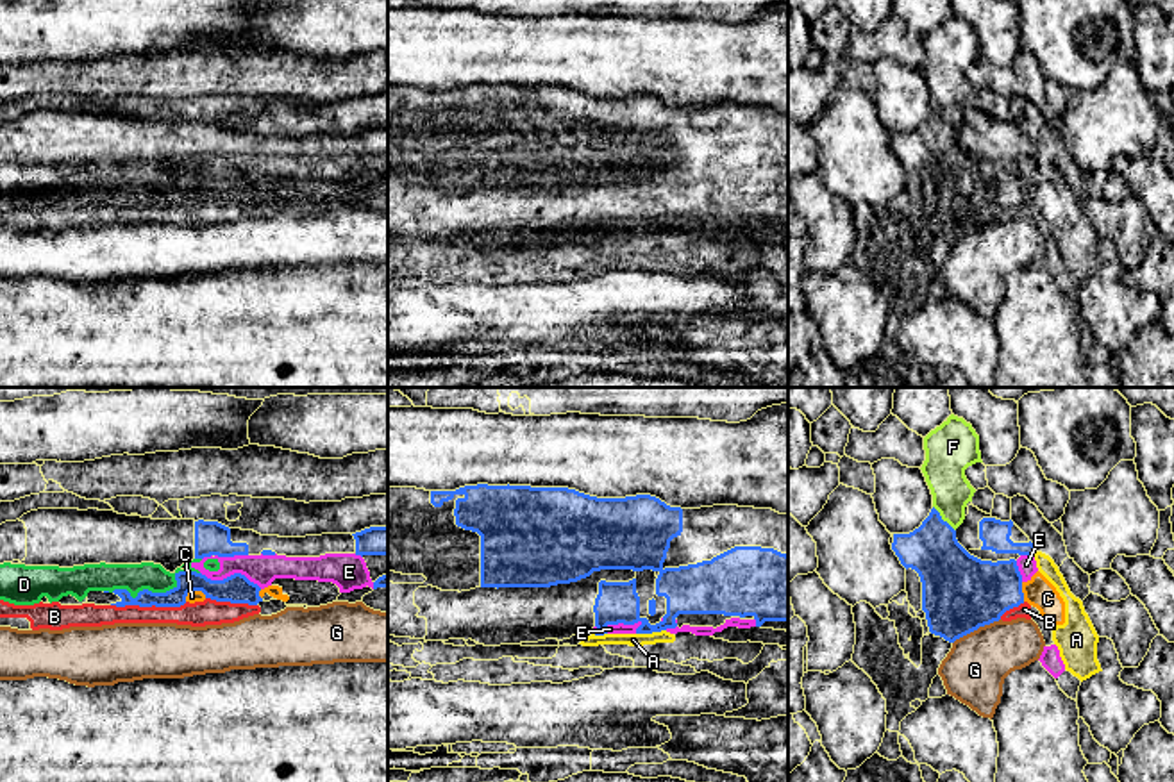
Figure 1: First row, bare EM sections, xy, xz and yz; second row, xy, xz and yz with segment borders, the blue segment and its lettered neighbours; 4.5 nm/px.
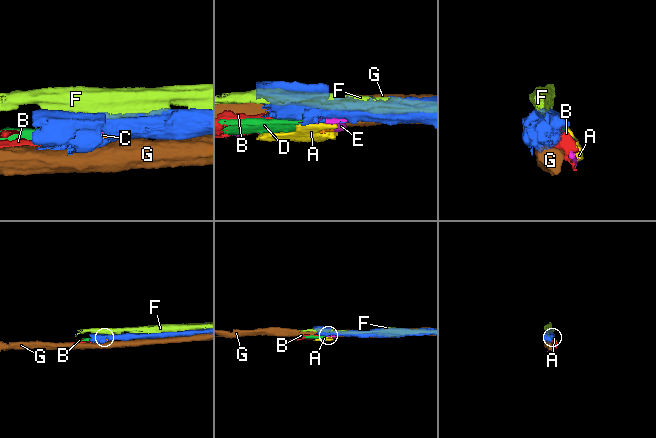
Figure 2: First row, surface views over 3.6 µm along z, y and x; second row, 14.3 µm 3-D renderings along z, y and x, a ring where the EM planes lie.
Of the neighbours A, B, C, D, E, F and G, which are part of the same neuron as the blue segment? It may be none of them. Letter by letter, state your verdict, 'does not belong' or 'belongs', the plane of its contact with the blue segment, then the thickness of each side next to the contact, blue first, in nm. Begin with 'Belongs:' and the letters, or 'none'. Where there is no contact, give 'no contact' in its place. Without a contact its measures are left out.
Belongs: none
A: does not belong; contact in xz; calibres 200 and 60 nm
B: does not belong; contact in xy; calibres 100 and 110 nm
C: does not belong; contact in xy; calibres 130 and 50 nm
D: does not belong; contact in xy; calibres 100 and 130 nm
E: does not belong; contact in xy; calibres 130 and 140 nm
F: does not belong; contact in yz; calibres 260 and 190 nm
G: does not belong; contact in yz; calibres 360 and 280 nm

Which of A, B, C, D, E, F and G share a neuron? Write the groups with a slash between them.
A B C D E / F / G

